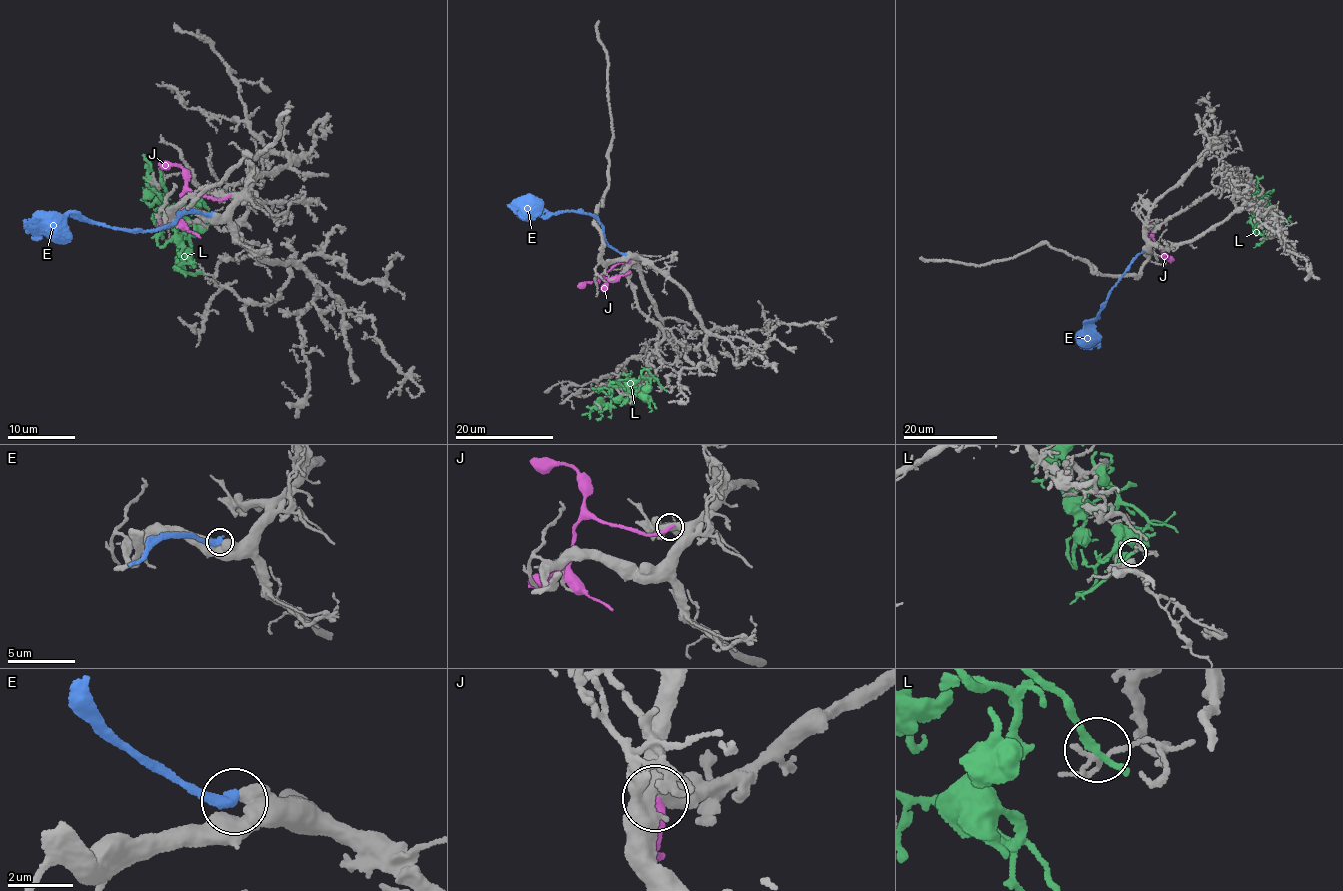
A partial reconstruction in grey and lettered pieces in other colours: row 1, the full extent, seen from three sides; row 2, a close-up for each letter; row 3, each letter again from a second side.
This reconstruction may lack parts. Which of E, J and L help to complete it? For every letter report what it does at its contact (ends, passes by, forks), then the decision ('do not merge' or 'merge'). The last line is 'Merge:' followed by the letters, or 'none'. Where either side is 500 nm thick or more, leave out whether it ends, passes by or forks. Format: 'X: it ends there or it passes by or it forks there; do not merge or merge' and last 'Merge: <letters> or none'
E: merge
J: do not merge
L: it ends there; do not merge
Merge: E

